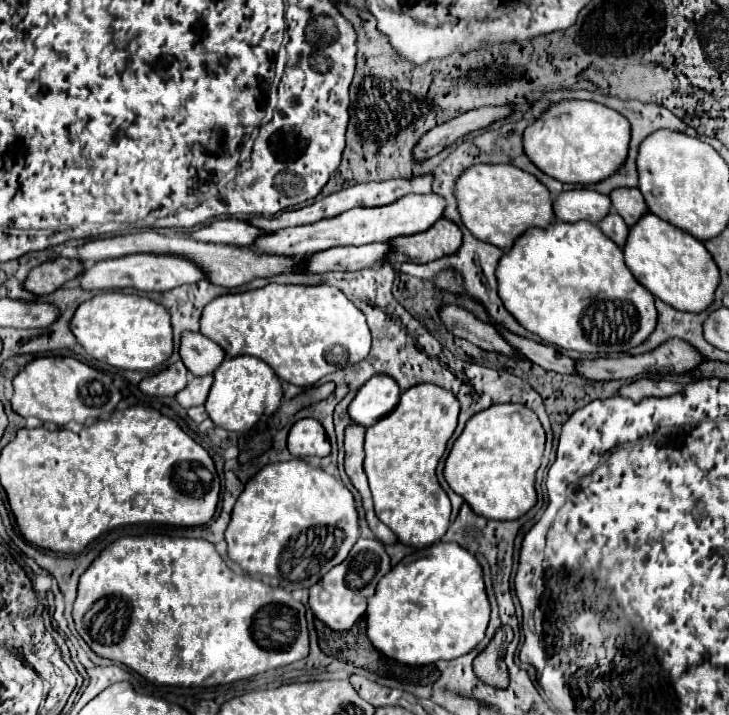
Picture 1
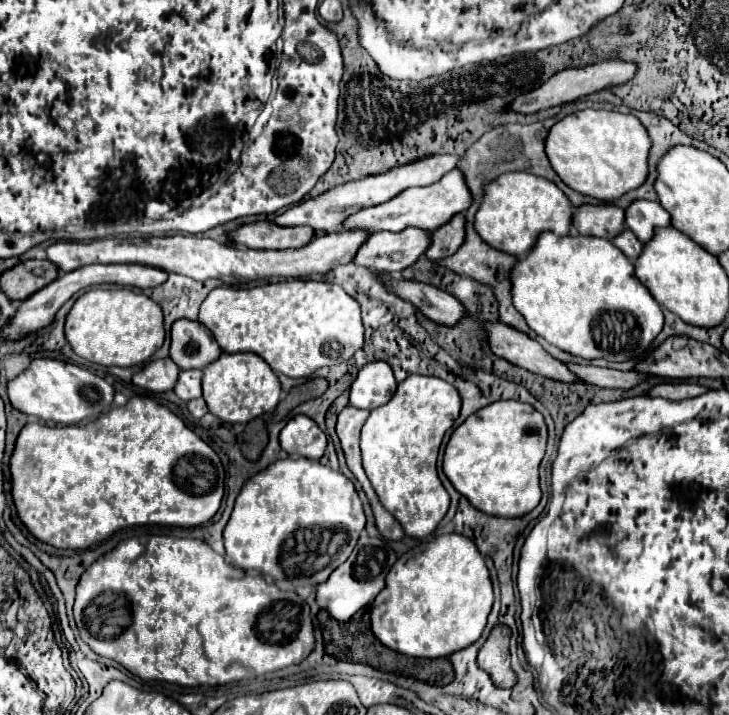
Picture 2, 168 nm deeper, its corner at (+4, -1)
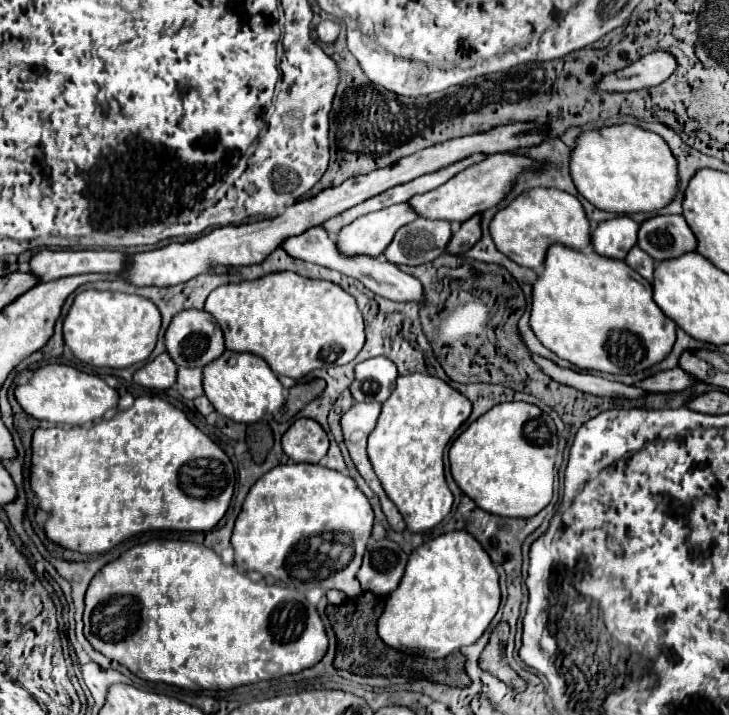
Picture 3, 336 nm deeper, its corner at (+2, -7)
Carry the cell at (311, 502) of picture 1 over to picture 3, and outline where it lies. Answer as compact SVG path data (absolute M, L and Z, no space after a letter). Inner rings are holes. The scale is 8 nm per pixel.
M283 464L261 476L249 490L235 522L231 544L235 548L235 564L247 572L255 570L273 576L299 592L335 588L353 598L363 592L355 574L361 568L371 530L373 508L353 478L321 464Z

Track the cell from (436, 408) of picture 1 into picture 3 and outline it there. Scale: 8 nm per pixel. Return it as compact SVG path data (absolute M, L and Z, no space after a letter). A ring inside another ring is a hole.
M429 374L399 376L393 396L383 404L367 452L387 496L395 502L411 532L425 532L451 512L453 494L443 474L443 452L469 414L467 396Z

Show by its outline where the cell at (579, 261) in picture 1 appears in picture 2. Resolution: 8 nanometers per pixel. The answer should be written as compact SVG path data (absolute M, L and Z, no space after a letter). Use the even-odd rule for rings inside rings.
M541 232L531 252L511 270L511 298L513 306L523 314L527 326L535 334L585 360L605 358L611 362L625 362L637 358L663 328L661 306L637 280L633 264L609 240L595 236L557 236L553 232Z

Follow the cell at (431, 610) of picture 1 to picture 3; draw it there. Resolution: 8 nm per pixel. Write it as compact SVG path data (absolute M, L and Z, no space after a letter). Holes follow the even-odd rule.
M465 530L441 534L409 556L401 584L389 594L377 630L381 640L403 652L419 652L427 658L447 654L479 640L499 610L499 574L483 546Z

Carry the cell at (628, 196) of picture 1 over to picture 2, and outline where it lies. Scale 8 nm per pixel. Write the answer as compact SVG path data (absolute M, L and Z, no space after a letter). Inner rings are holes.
M633 200L625 208L625 226L629 226L641 242L647 242L653 236L653 228L669 226L669 214L651 200Z

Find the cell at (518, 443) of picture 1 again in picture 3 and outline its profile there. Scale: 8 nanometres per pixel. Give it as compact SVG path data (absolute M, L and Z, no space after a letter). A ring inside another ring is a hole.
M505 402L475 420L451 444L451 474L459 488L483 510L497 516L529 518L553 498L553 468L557 458L557 426L539 406Z

